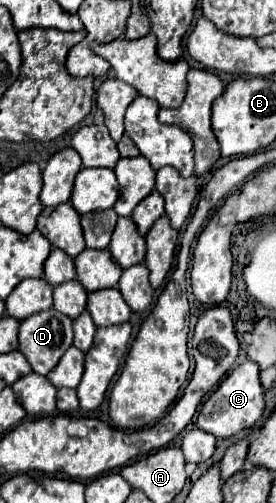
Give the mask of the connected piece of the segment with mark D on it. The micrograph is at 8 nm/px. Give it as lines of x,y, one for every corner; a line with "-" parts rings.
56,309
30,315
18,329
18,351
28,359
38,375
56,367
60,357
72,345
72,319

